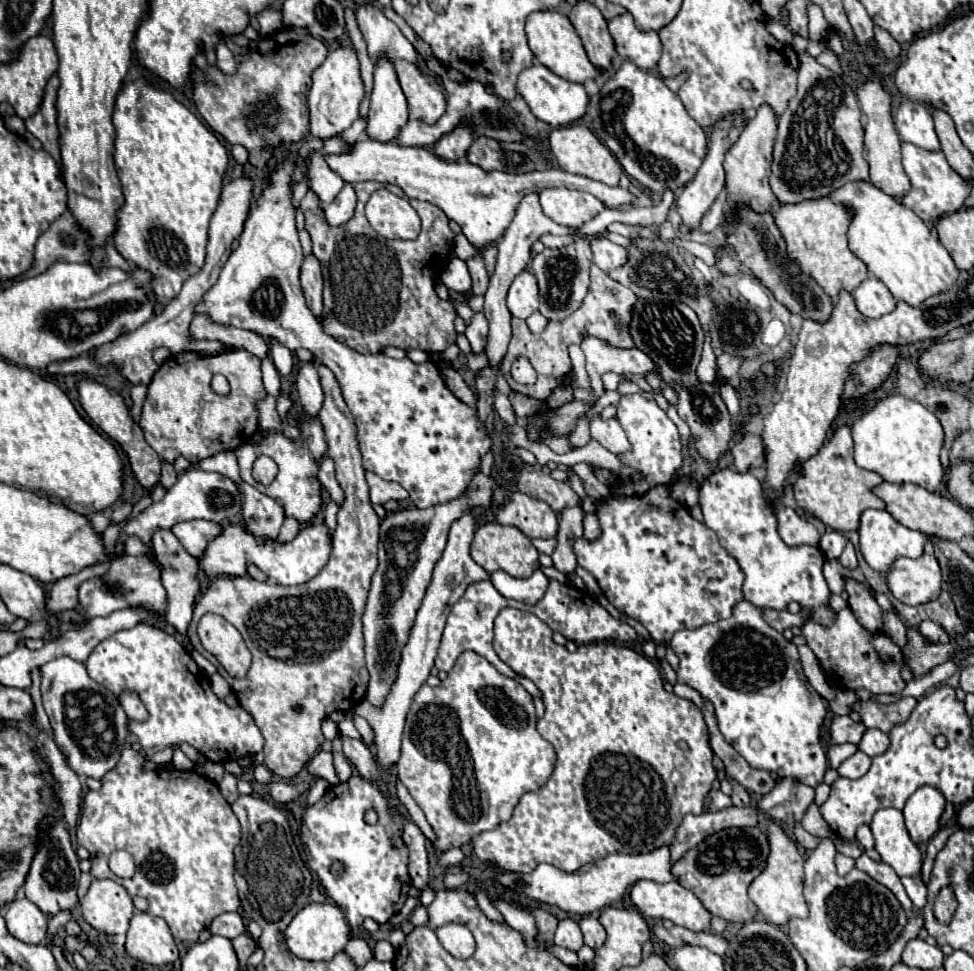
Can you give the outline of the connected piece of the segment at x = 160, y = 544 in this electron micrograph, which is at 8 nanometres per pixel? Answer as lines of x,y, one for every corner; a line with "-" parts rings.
169,531
169,533
157,533
157,537
153,537
153,547
155,547
155,555
159,557
159,563
163,565
163,585
167,589
167,613
165,619
171,627
175,627
175,631
179,633
187,633
187,627
191,623
193,617
193,605
195,605
195,597
199,593
199,581
197,581
197,573
199,573
199,563
195,561
193,555
189,555
183,545
177,541
177,537

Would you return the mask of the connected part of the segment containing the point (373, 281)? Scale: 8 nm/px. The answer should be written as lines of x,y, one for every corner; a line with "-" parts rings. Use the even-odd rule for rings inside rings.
375,181
357,183
355,215
337,229
325,225
315,193
307,193
301,201
305,229
313,239
313,255
321,261
325,281
321,327
333,339
361,349
361,353
381,353
389,345
423,349
429,355
445,351
457,339
453,327
457,311
451,301
437,297
435,281
451,255
455,235
449,229
449,219
439,207
411,199
423,219
419,237
415,241
387,241
373,231
363,213
369,195
382,187
385,185

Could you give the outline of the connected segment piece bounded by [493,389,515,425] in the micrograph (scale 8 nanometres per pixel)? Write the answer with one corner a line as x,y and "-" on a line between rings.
495,389
495,403
493,403
493,405
495,405
497,415
499,415
505,423
509,423
509,425
515,423
515,411
513,411
513,407
511,407
507,395
503,395
501,391

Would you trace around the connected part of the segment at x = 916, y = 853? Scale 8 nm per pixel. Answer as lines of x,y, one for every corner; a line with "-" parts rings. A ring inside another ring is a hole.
879,809
873,815
871,831
883,863
893,867
899,877
917,877
921,873
921,849
911,841
899,809

